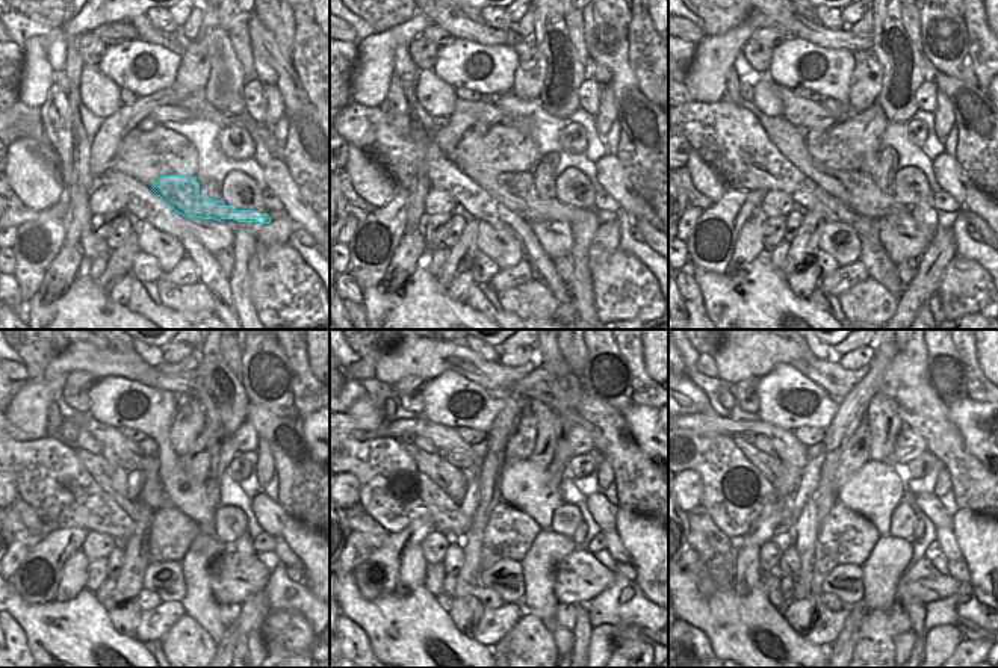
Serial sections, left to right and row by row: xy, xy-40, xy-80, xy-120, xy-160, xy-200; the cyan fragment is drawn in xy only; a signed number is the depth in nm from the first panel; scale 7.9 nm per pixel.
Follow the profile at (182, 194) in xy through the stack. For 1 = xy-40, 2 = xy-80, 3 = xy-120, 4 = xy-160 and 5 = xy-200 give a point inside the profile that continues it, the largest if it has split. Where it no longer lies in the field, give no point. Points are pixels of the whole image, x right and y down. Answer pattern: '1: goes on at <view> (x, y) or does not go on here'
1: goes on at xy-40 (517, 191)
2: goes on at xy-80 (856, 189)
3: goes on at xy-120 (111, 478)
4: goes on at xy-160 (451, 479)
5: goes on at xy-200 (771, 467)

